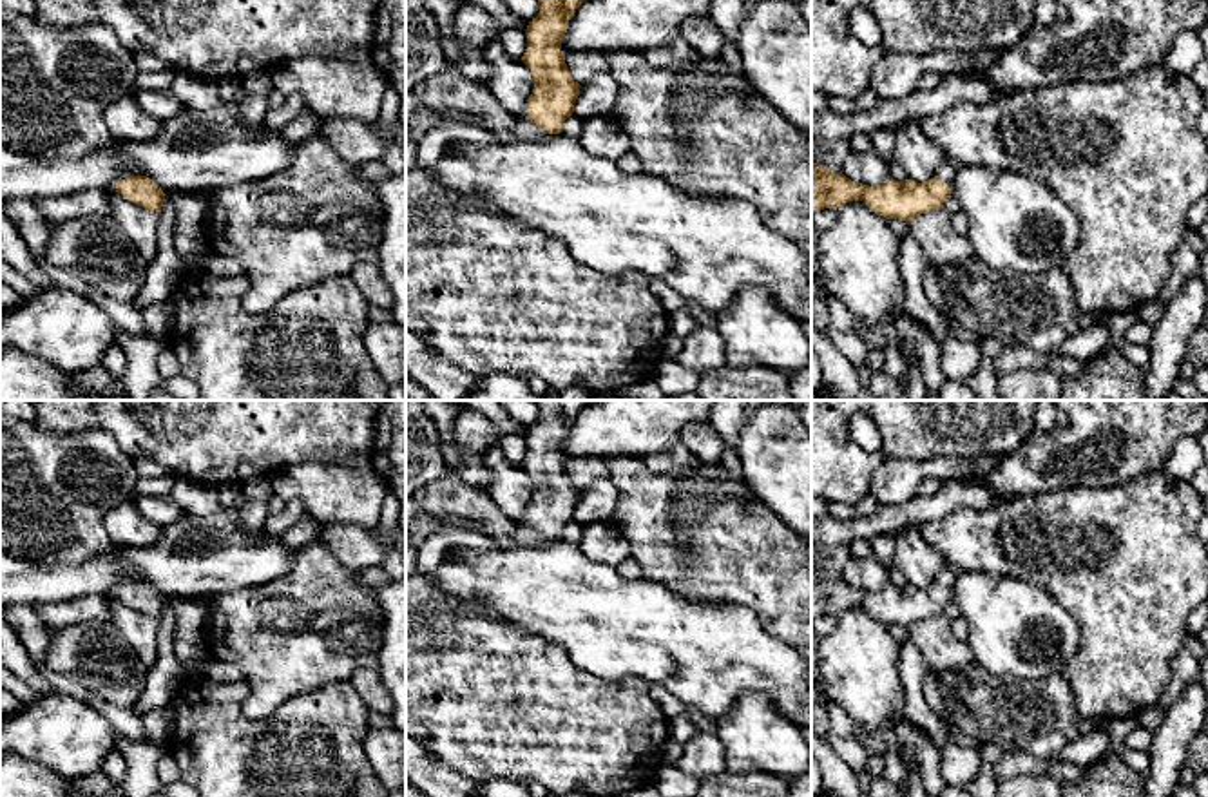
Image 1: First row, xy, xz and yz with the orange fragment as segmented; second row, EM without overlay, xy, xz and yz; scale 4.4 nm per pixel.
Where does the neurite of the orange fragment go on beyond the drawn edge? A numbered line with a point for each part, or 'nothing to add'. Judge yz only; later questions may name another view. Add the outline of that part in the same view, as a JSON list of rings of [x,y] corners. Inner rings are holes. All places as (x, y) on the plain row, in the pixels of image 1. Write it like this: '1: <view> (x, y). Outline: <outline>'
1: yz (948, 575). Outline: [[[944,567],[936,578],[936,581],[953,594],[956,583],[958,571],[953,567]]]

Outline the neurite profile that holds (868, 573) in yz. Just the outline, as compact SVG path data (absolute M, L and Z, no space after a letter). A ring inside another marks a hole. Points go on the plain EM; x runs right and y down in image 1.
M873 554L868 558L851 558L844 569L842 580L855 589L877 592L889 585L889 565L880 563Z

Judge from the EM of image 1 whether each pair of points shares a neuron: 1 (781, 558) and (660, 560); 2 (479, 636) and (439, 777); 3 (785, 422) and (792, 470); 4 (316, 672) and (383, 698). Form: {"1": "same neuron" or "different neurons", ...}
{"1": "same neuron", "2": "different neurons", "3": "same neuron", "4": "different neurons"}

